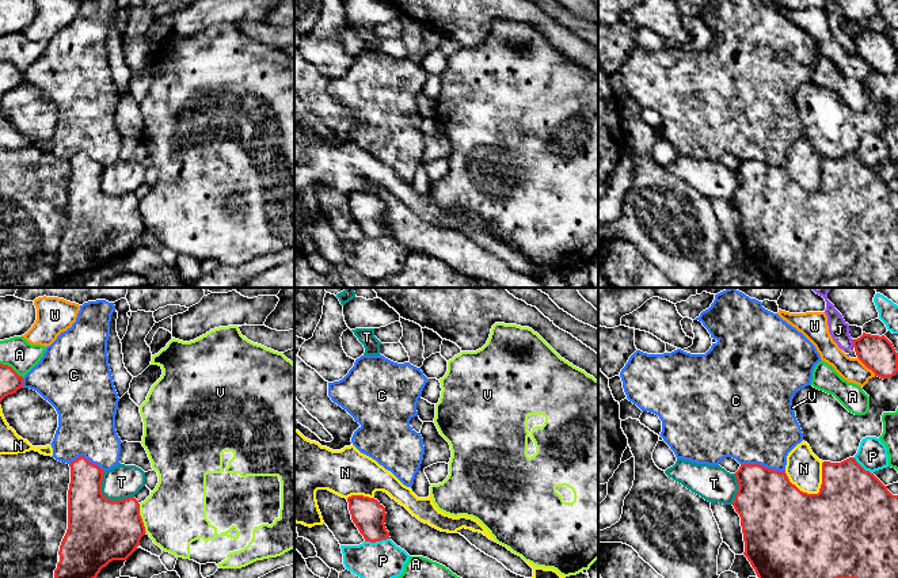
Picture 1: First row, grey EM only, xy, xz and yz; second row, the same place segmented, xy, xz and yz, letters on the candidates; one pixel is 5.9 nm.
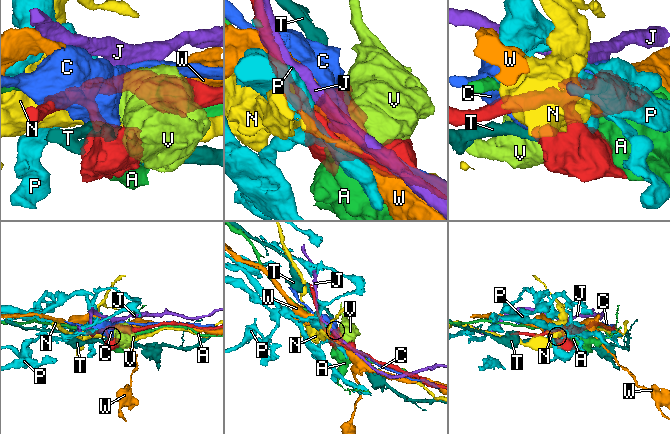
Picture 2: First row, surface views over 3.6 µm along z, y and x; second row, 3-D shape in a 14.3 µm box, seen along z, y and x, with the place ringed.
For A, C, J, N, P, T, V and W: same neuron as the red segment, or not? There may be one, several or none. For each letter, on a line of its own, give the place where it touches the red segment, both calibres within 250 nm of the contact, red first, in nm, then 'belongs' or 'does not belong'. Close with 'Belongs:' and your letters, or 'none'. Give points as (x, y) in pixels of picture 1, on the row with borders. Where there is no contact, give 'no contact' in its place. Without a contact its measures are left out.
A: meets red in xy at (10, 367); 130 nm thick on the red side, 180 nm on the other; does not belong
C: meets red in yz at (763, 466); 380 nm thick on the red side, 460 nm on the other; does not belong
J: meets red in yz at (853, 343); 200 nm thick on the red side, 120 nm on the other; does not belong
N: meets red in yz at (799, 490); 500 nm thick on the red side, 220 nm on the other; does not belong
P: meets red in xz at (377, 540); 190 nm thick on the red side, 220 nm on the other; does not belong
T: meets red in xy at (106, 498); 380 nm thick on the red side, 200 nm on the other; does not belong
V: meets red in xy at (141, 518); 380 nm thick on the red side, 380 nm on the other; does not belong
W: meets red in yz at (867, 367); 200 nm thick on the red side, 140 nm on the other; does not belong
Belongs: none

